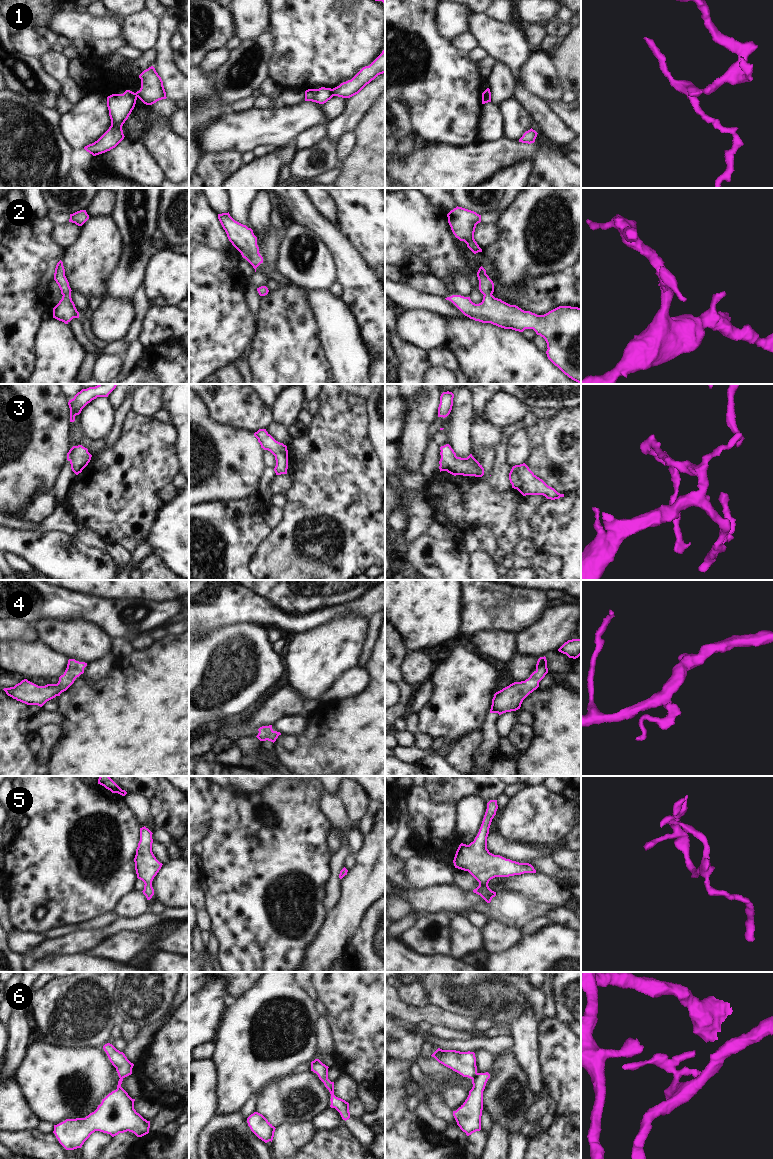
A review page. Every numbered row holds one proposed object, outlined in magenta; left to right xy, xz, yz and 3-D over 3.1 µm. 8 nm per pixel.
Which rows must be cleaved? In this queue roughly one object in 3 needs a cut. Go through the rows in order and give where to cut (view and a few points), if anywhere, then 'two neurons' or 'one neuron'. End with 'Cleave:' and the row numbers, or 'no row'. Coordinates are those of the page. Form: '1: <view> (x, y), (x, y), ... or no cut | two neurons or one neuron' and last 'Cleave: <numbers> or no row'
1: xz (331, 89), (333, 95) | two neurons
2: no cut | one neuron
3: no cut | one neuron
4: no cut | one neuron
5: no cut | one neuron
6: yz (477, 1073), (471, 1078) | two neurons
Cleave: 1, 6

